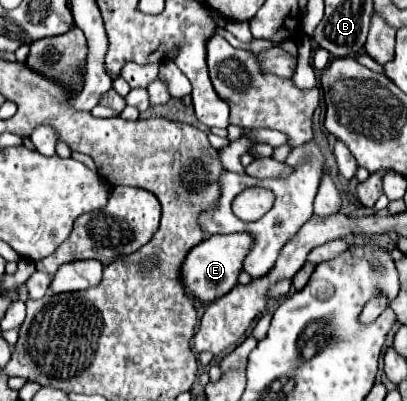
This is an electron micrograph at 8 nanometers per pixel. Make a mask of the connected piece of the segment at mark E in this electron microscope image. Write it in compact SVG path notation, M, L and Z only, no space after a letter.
M234 233L234 235L212 235L198 243L182 261L182 287L190 297L200 301L216 301L228 291L232 291L238 283L238 273L242 269L242 259L250 251L252 237L248 233Z

